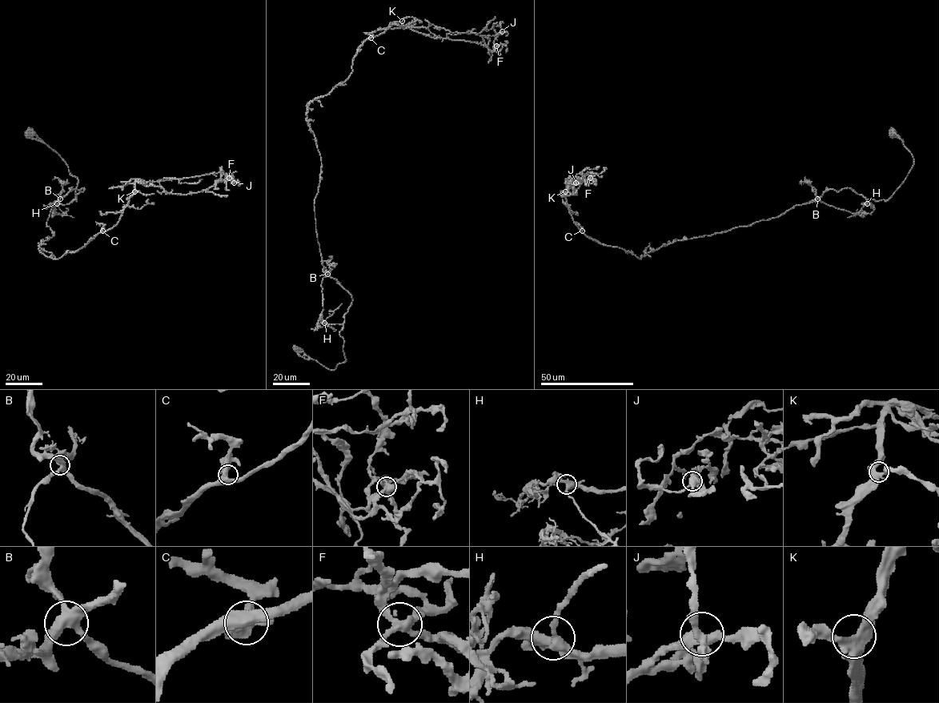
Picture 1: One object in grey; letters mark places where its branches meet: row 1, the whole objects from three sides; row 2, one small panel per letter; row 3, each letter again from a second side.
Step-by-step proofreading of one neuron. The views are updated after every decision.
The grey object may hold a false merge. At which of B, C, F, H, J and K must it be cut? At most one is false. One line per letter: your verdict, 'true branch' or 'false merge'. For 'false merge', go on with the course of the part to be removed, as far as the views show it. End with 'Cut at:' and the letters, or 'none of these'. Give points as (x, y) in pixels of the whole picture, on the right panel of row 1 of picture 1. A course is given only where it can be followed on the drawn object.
B: true branch
C: true branch
F: false merge; course (590, 178), (595, 180), (584, 181), (575, 194), (568, 190), (572, 186), (569, 178), (567, 190)
H: true branch
J: true branch
K: true branch
Cut at: F

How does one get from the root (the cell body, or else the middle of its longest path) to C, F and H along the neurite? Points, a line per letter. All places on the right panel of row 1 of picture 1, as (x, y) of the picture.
C: (892, 134), (913, 164), (887, 199), (827, 189), (777, 217), (676, 240), (640, 259), (582, 230)
F: (892, 134), (913, 164), (887, 199), (827, 189), (777, 217), (640, 259), (573, 221), (567, 183), (590, 178)
H: (892, 134), (912, 154), (913, 164), (903, 183), (889, 198), (878, 201), (868, 199), (867, 203)

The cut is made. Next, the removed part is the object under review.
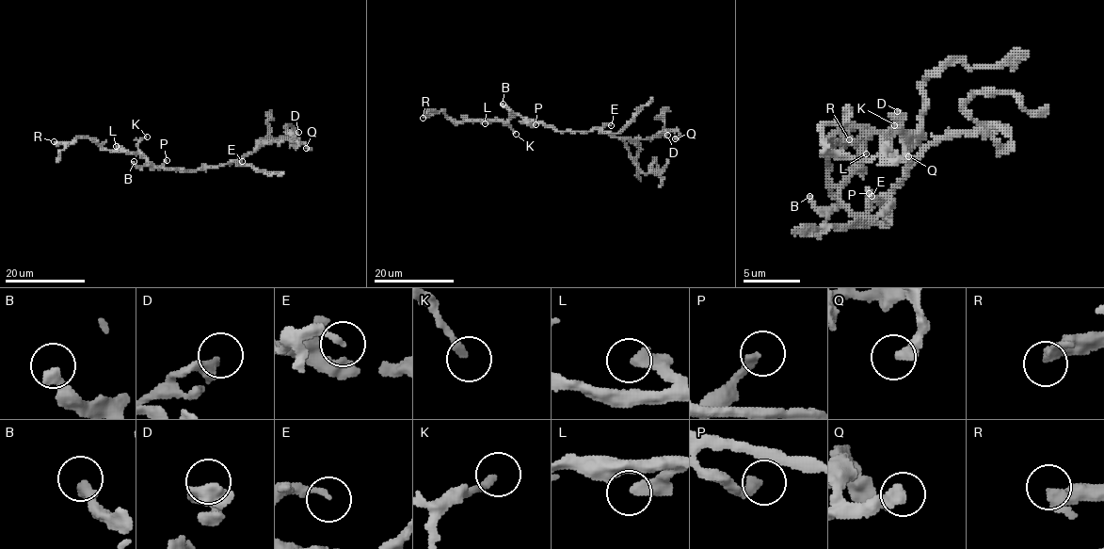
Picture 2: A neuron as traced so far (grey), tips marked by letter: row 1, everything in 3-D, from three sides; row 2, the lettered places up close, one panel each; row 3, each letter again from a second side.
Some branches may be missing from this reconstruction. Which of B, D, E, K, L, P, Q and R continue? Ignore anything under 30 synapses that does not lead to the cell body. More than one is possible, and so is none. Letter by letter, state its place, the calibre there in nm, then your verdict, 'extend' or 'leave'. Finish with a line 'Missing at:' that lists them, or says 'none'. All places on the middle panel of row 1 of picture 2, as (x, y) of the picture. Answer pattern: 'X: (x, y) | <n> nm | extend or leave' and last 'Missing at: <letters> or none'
B: (503, 104) | 360 nm | leave
D: (667, 135) | 360 nm | leave
E: (611, 125) | 200 nm | leave
K: (516, 134) | 200 nm | leave
L: (485, 123) | 400 nm | leave
P: (536, 124) | 300 nm | leave
Q: (675, 138) | 400 nm | leave
R: (423, 118) | 380 nm | extend
Missing at: R

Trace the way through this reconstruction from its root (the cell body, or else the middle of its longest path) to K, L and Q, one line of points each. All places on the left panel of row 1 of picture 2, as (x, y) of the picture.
K: (194, 169), (183, 171), (154, 168), (138, 149), (138, 142), (147, 137)
L: (194, 169), (156, 169), (139, 153), (125, 152), (116, 146)
Q: (194, 169), (235, 162), (274, 140), (303, 142), (309, 149), (306, 148)

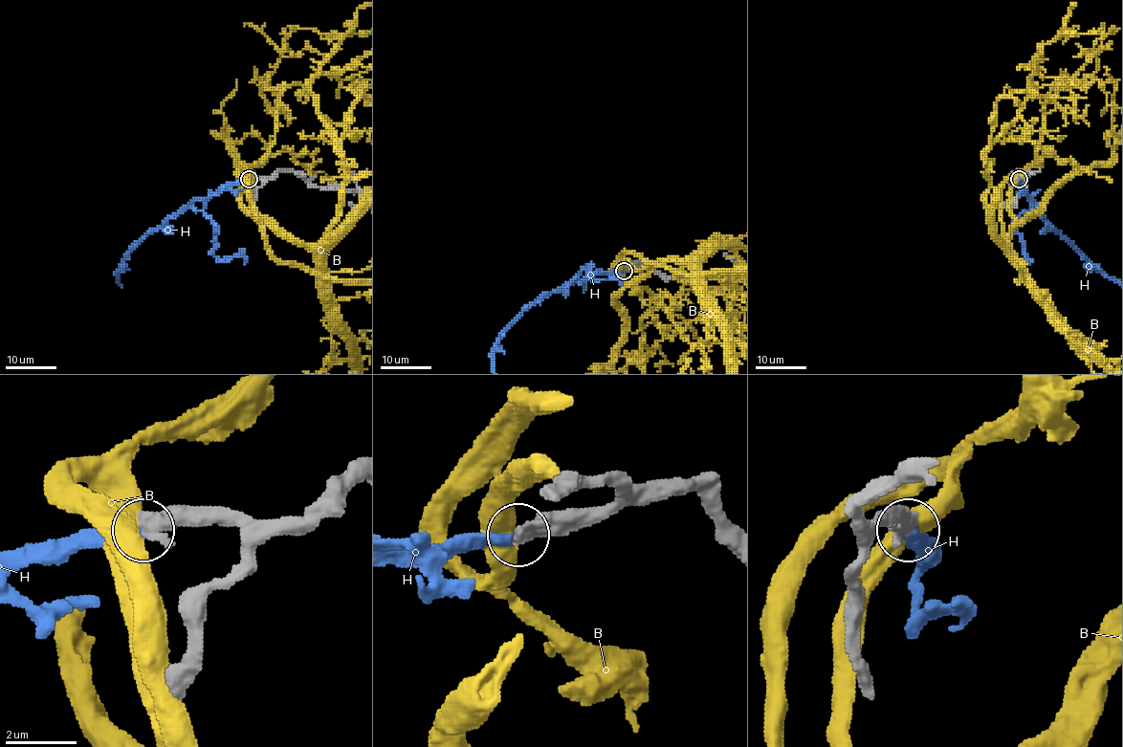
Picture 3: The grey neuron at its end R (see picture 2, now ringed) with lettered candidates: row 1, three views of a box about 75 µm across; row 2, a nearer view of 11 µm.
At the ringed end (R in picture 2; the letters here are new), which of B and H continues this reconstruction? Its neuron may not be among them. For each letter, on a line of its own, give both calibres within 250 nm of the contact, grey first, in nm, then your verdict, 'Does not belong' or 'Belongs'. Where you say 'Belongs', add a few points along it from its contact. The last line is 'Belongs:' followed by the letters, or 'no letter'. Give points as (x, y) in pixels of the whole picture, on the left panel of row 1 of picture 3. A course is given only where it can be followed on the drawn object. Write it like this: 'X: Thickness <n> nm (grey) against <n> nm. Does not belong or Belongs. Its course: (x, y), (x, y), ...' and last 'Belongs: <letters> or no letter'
B: Thickness 480 nm (grey) against 550 nm. Does not belong
H: Thickness 500 nm (grey) against 320 nm. Belongs
Belongs: H

